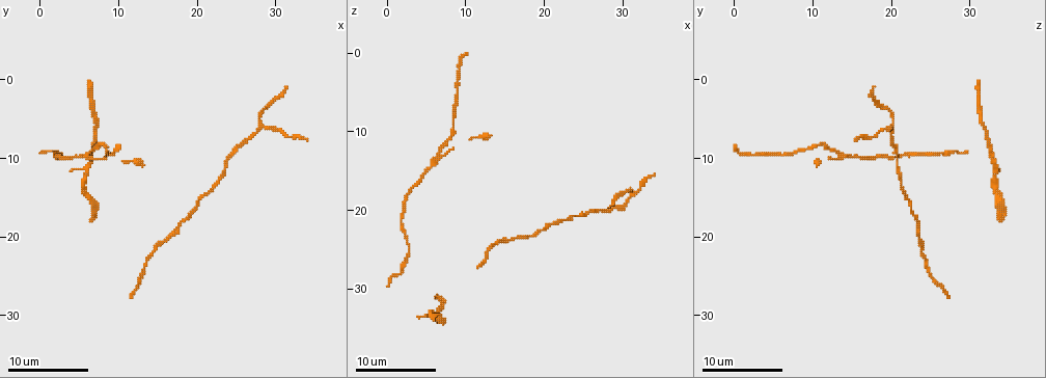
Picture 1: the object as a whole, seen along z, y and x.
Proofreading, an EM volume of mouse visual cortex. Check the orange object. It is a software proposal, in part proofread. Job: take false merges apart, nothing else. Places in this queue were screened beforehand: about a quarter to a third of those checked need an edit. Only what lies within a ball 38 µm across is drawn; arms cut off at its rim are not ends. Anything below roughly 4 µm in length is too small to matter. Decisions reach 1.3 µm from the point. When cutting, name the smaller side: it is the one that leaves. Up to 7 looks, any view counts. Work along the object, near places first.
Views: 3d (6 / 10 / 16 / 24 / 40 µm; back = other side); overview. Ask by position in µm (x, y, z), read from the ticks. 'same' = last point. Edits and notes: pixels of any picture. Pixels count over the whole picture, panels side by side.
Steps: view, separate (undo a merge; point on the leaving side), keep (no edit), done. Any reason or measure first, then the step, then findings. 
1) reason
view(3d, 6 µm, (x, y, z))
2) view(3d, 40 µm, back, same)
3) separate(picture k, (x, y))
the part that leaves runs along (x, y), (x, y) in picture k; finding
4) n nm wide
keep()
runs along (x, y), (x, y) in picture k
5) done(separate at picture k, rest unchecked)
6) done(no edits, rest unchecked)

branch point
view(3d, 6 µm, (28.4, 5.8, 20.2))

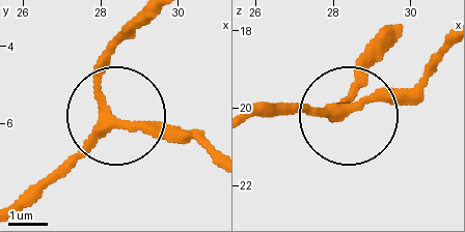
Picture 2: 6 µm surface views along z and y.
keep()
runs along (17, 213), (107, 124), (97, 64), (113, 38) in picture 2; all the same neuron

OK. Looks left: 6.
arms part here
view(3d, 6 µm, (6.0, 9.6, 13.4))

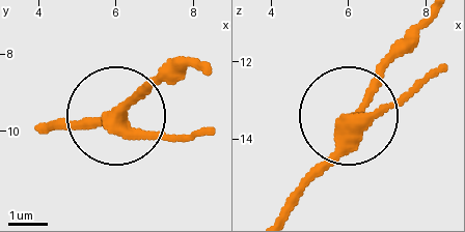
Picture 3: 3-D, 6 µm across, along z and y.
keep()
continuous, no second neuron

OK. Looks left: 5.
thin neck
view(3d, 6 µm, (9.0, 9.4, 4.6))

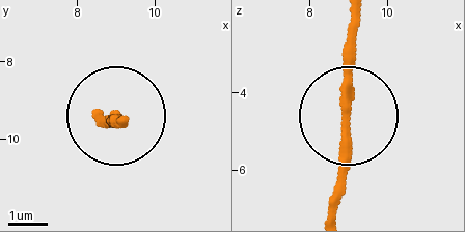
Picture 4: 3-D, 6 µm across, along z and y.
keep()
one neuron here

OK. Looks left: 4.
view(3d, 10 µm, (20.6, 15.2, 22.0))

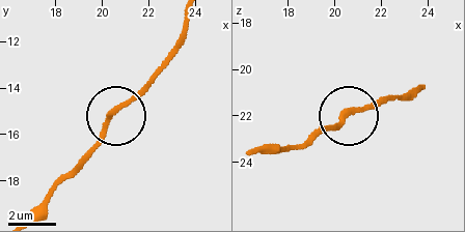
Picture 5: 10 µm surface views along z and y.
keep()
runs along (50, 192), (165, 65) in picture 5; all the same neuron

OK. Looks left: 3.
done(no edits, rest unchecked)

